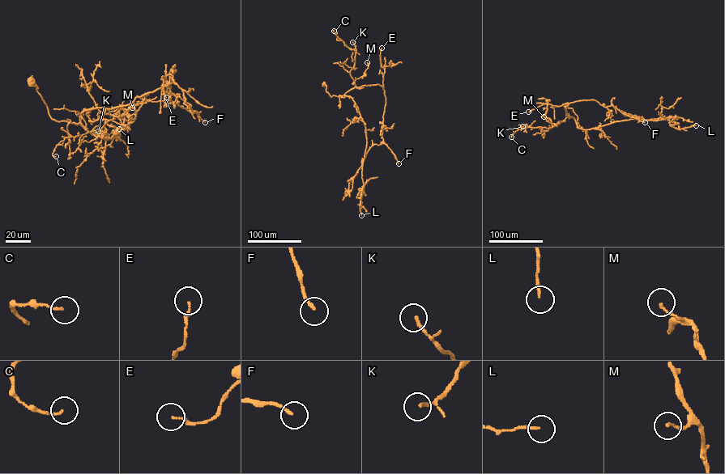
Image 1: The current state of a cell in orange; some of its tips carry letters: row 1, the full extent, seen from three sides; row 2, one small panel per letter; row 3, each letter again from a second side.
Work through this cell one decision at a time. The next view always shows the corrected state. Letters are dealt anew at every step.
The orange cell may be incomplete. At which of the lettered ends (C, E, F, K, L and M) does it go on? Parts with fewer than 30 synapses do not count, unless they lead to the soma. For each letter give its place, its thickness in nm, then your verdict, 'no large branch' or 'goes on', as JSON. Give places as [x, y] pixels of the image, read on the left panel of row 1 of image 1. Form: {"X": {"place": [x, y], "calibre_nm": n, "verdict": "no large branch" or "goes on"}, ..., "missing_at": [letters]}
{"C": {"place": [56, 156], "calibre_nm": 100, "verdict": "no large branch"}, "E": {"place": [166, 97], "calibre_nm": 160, "verdict": "no large branch"}, "F": {"place": [205, 122], "calibre_nm": 160, "verdict": "no large branch"}, "K": {"place": [98, 131], "calibre_nm": 170, "verdict": "no large branch"}, "L": {"place": [119, 129], "calibre_nm": 130, "verdict": "no large branch"}, "M": {"place": [132, 107], "calibre_nm": 110, "verdict": "no large branch"}, "missing_at": []}

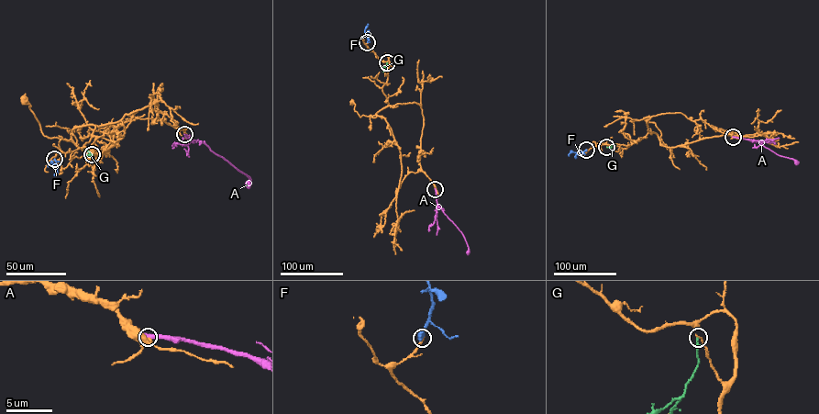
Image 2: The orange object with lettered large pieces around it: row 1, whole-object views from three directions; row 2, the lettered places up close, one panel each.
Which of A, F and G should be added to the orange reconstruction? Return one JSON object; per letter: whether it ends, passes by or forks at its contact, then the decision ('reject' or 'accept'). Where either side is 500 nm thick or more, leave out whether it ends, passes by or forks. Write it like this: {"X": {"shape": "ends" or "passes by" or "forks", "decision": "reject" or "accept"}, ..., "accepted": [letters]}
{"A": {"decision": "reject"}, "F": {"decision": "reject"}, "G": {"shape": "ends", "decision": "reject"}, "accepted": []}

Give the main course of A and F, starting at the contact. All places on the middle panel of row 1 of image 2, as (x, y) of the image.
A: (435, 189), (437, 203), (462, 234), (468, 254)
F: (367, 42), (364, 34), (368, 24)

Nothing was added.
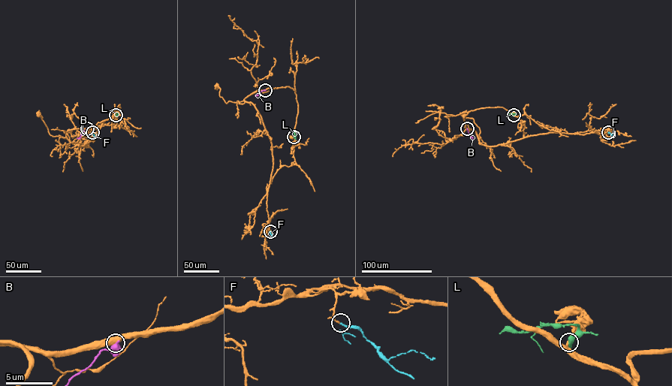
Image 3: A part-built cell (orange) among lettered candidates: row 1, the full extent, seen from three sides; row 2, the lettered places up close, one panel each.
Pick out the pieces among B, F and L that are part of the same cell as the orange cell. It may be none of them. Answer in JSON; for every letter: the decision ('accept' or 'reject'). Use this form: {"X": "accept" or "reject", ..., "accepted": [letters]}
{"B": "reject", "F": "accept", "L": "reject", "accepted": ["F"]}

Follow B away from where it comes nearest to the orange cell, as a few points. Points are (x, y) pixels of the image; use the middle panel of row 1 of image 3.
B: (265, 90), (255, 95)

